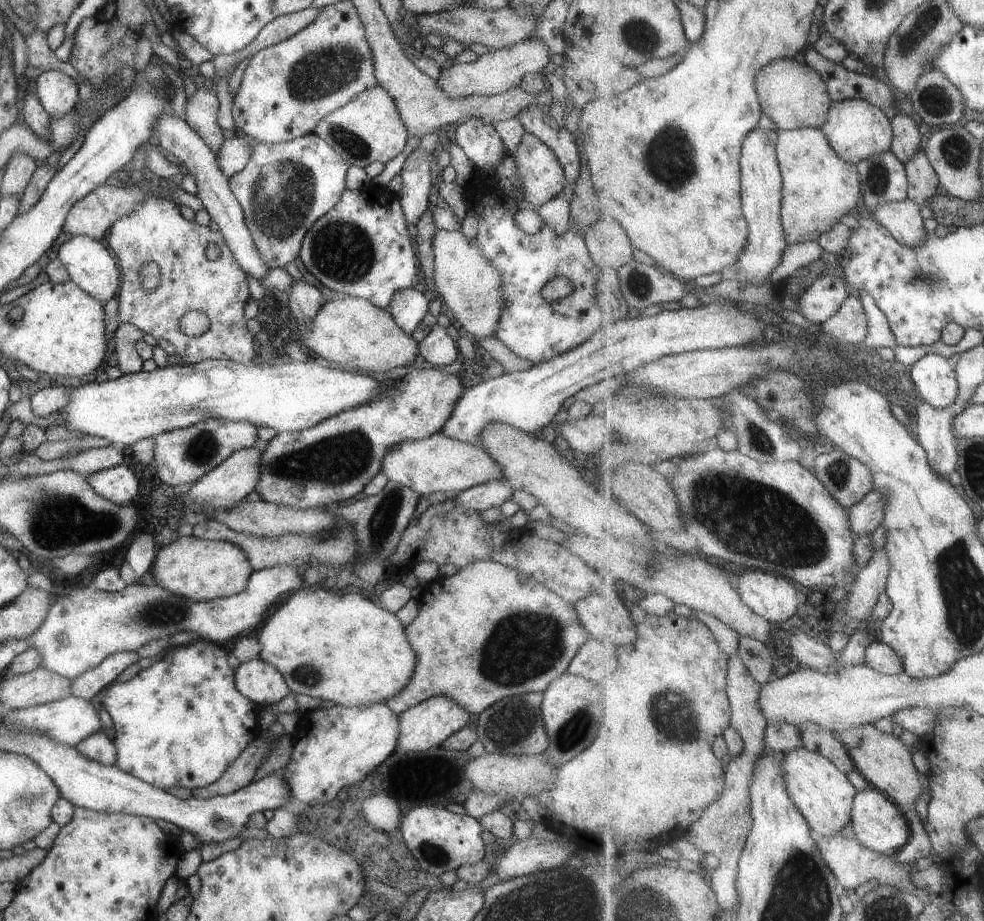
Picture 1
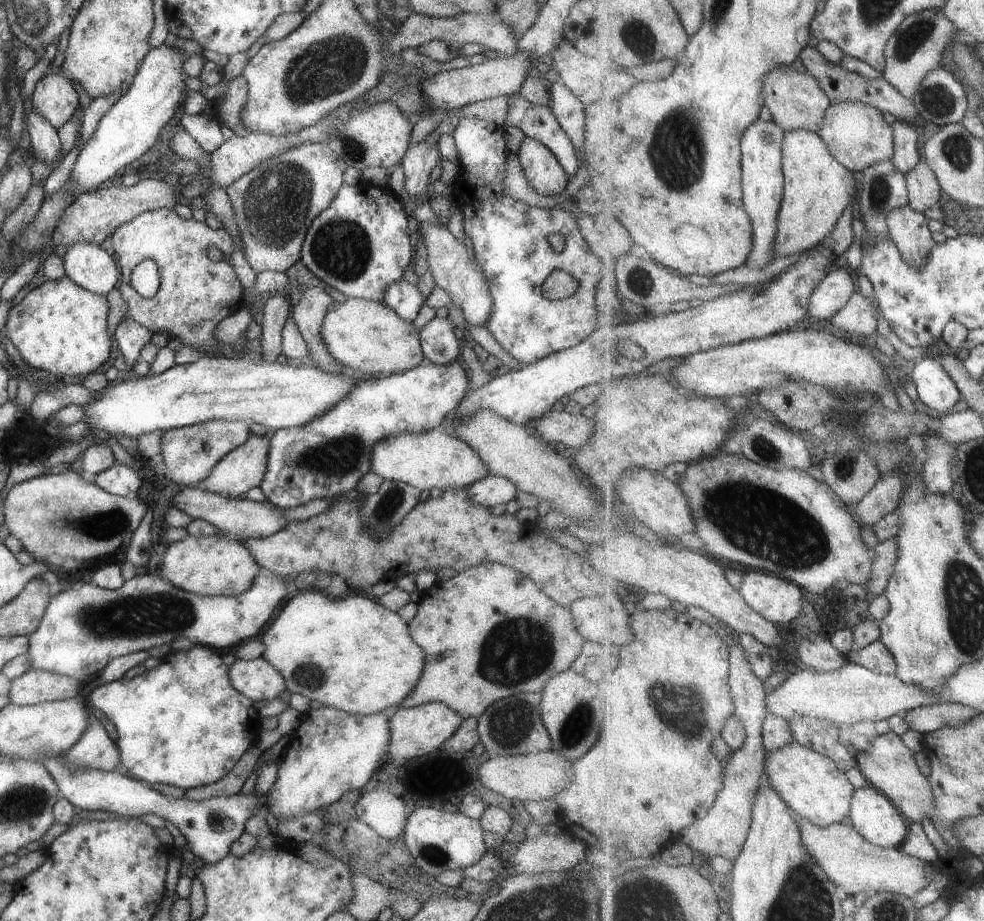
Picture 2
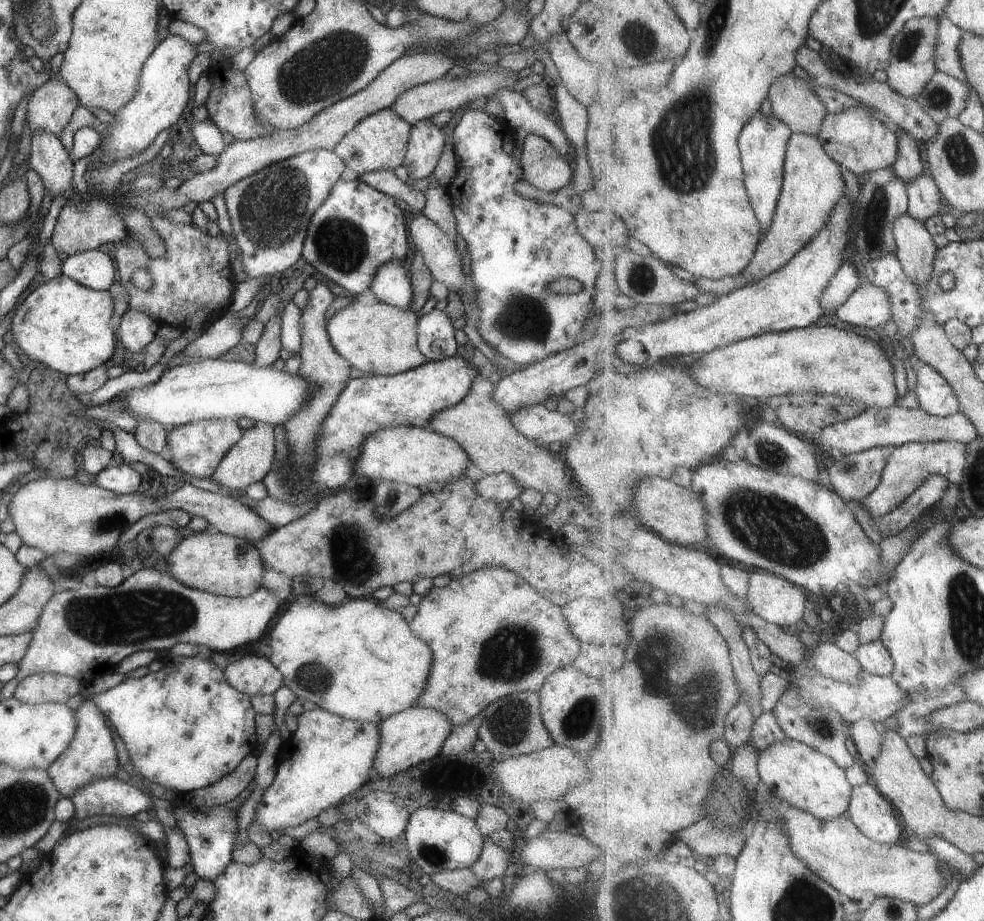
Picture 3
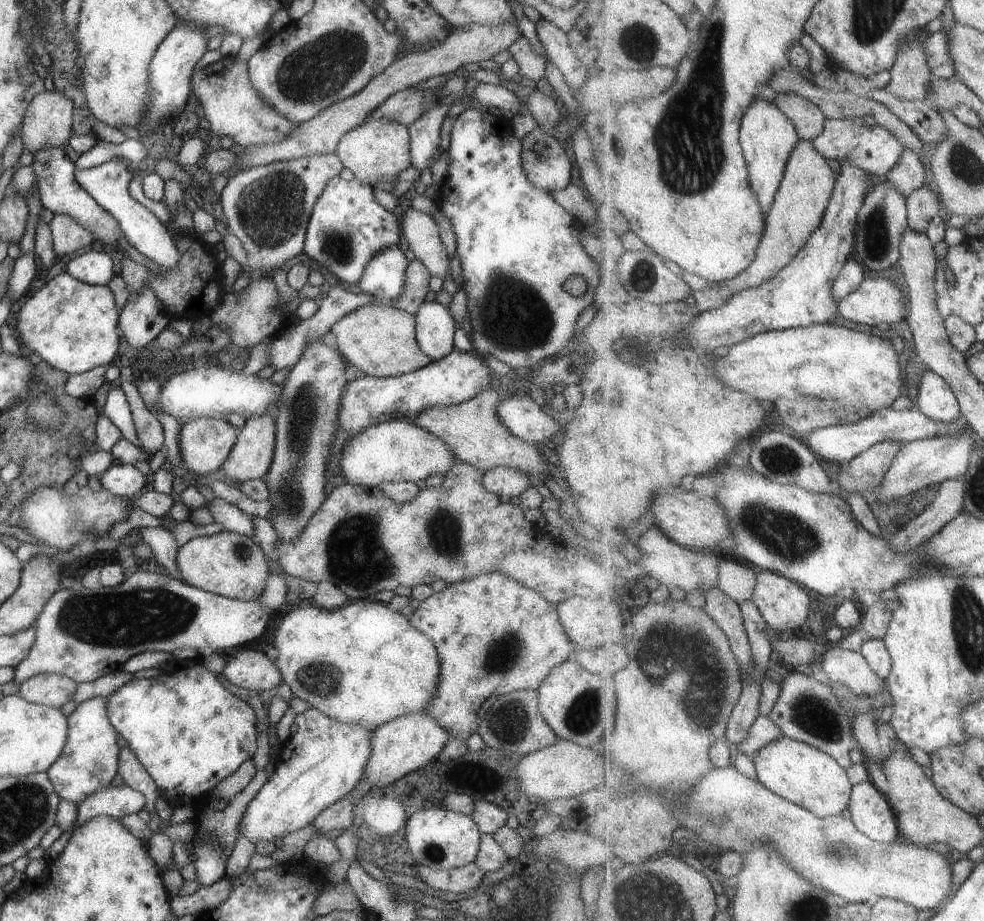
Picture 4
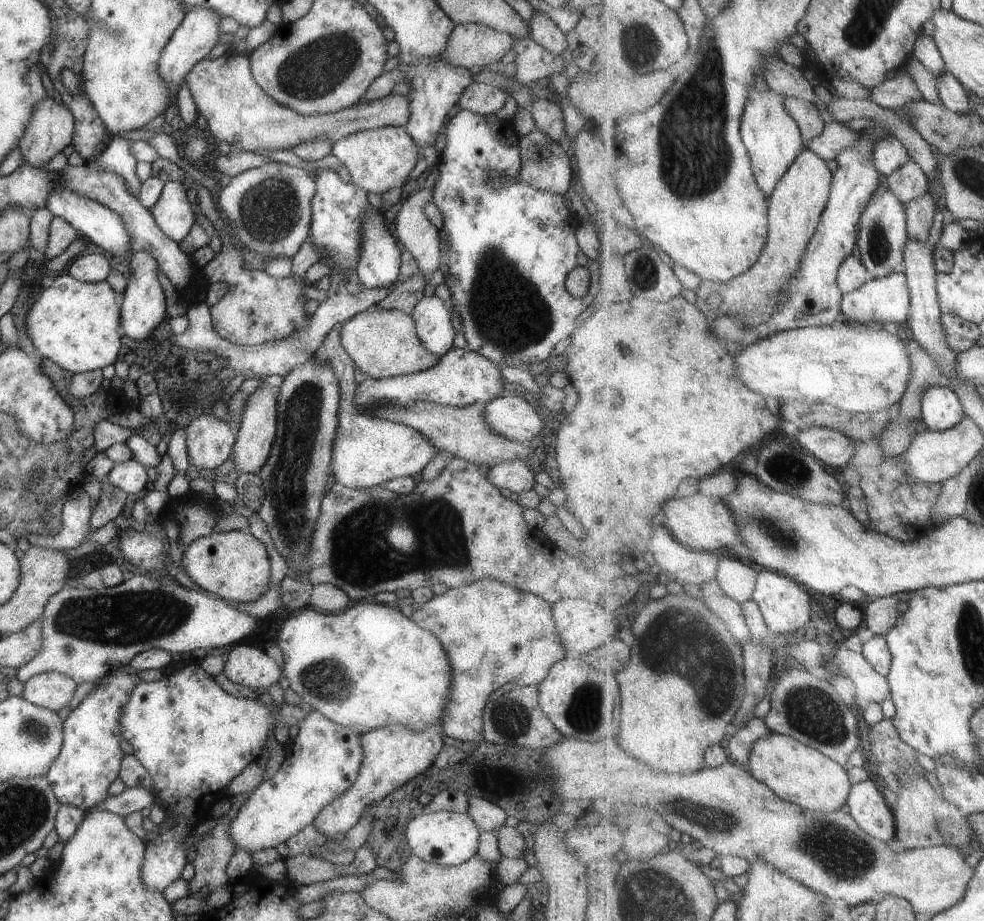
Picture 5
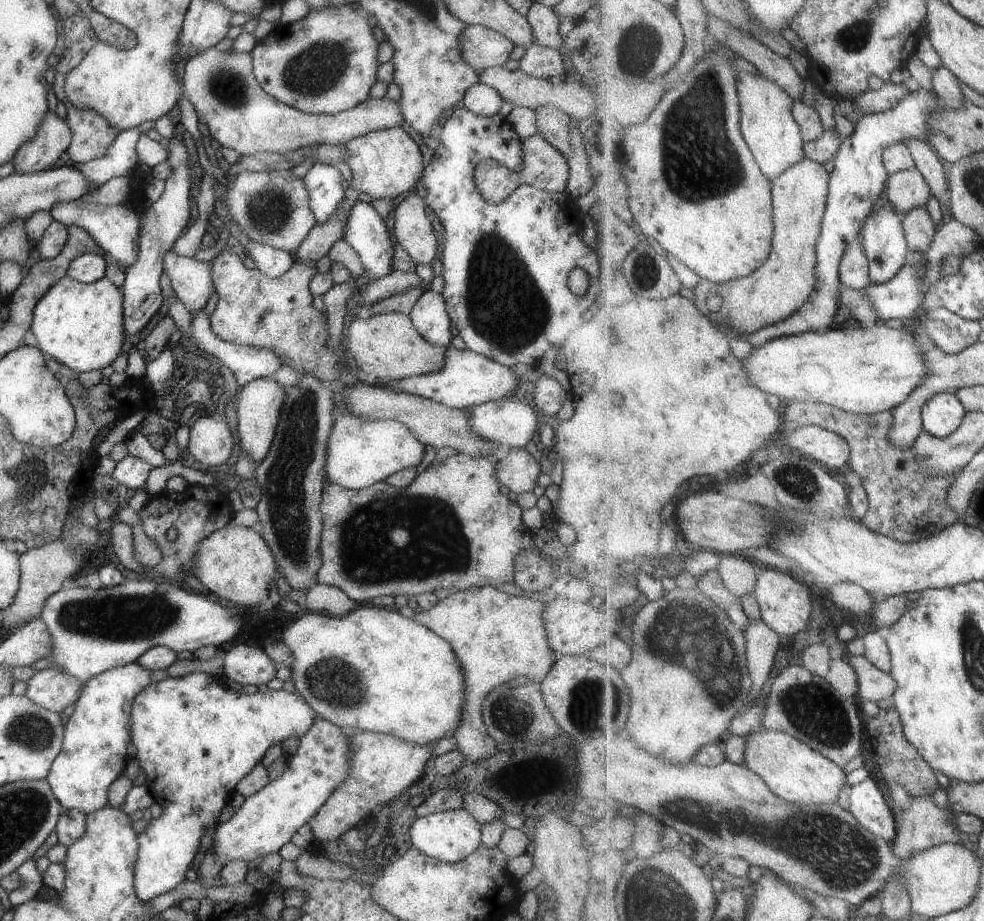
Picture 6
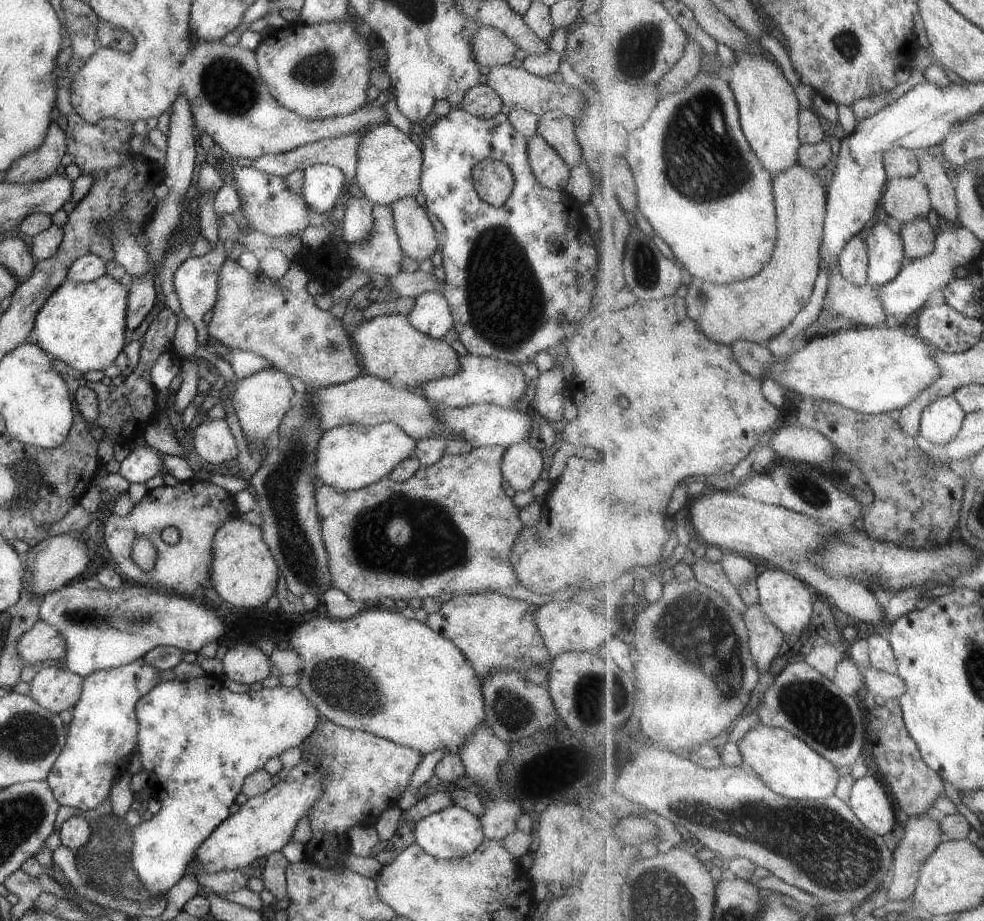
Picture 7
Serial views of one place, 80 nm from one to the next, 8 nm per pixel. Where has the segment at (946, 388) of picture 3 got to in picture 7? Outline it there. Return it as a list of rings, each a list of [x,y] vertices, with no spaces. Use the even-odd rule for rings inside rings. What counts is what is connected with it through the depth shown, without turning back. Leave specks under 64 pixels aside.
[[[952,395],[935,400],[923,410],[921,435],[937,444],[949,444],[961,432],[966,416]]]

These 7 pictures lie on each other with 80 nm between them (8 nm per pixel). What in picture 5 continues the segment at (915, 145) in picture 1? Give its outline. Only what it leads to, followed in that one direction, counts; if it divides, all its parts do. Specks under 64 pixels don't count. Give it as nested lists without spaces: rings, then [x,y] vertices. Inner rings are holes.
[[[911,160],[907,165],[888,176],[887,182],[887,190],[907,206],[911,201],[920,199],[928,193],[931,180],[919,164]]]

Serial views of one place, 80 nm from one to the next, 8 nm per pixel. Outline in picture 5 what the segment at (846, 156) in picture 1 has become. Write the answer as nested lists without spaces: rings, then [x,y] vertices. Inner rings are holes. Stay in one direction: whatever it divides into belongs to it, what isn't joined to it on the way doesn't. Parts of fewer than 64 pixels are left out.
[[[833,120],[831,123],[826,124],[824,133],[820,137],[809,141],[806,146],[824,161],[836,160],[839,153],[852,147],[855,139],[861,135],[861,132],[856,133],[847,130],[843,123]],[[885,137],[876,143],[874,165],[886,177],[891,176],[911,160],[912,156],[909,154],[908,148],[897,137]]]

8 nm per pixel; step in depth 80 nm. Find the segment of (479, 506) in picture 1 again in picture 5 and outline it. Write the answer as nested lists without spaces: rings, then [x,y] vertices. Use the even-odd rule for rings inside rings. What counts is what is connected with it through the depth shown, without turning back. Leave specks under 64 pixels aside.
[[[525,459],[499,462],[490,467],[487,473],[488,481],[492,485],[499,490],[509,490],[513,494],[531,489],[533,476]]]

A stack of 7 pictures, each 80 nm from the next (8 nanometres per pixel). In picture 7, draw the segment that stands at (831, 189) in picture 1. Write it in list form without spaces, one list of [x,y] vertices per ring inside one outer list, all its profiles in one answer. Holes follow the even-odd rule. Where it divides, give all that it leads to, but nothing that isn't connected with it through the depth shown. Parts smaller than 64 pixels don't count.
[[[797,165],[788,168],[786,171],[775,176],[774,190],[776,196],[776,207],[778,221],[780,222],[780,240],[773,253],[772,261],[753,278],[720,285],[717,283],[705,282],[695,278],[693,284],[688,287],[685,296],[689,316],[698,324],[704,327],[704,334],[716,343],[731,346],[737,341],[751,341],[754,343],[767,344],[773,336],[781,334],[805,308],[809,298],[813,296],[817,276],[821,272],[822,240],[824,237],[824,224],[828,214],[828,182],[825,182],[813,169]]]

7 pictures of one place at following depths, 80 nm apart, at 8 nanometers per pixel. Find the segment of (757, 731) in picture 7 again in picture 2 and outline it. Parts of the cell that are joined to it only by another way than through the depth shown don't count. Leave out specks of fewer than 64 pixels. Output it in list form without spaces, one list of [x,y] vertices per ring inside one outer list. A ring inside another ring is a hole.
[[[797,741],[772,751],[766,761],[765,780],[785,799],[785,802],[813,824],[828,827],[849,821],[852,798],[856,792],[849,778],[828,755],[811,750]]]

